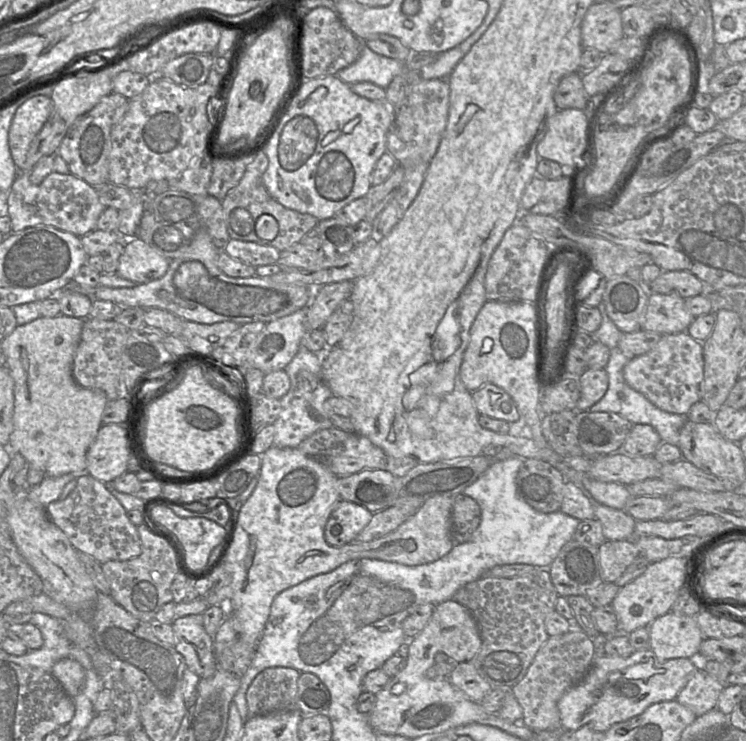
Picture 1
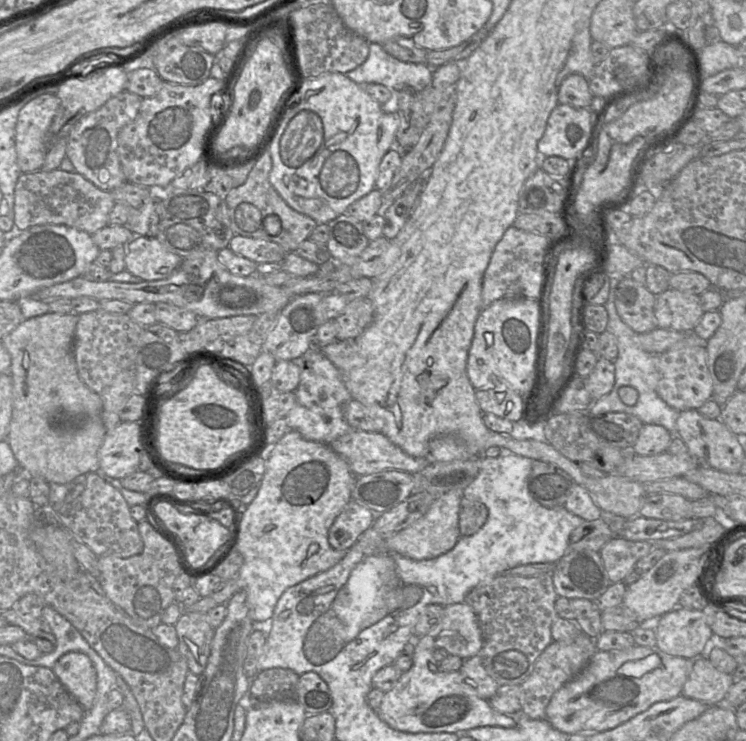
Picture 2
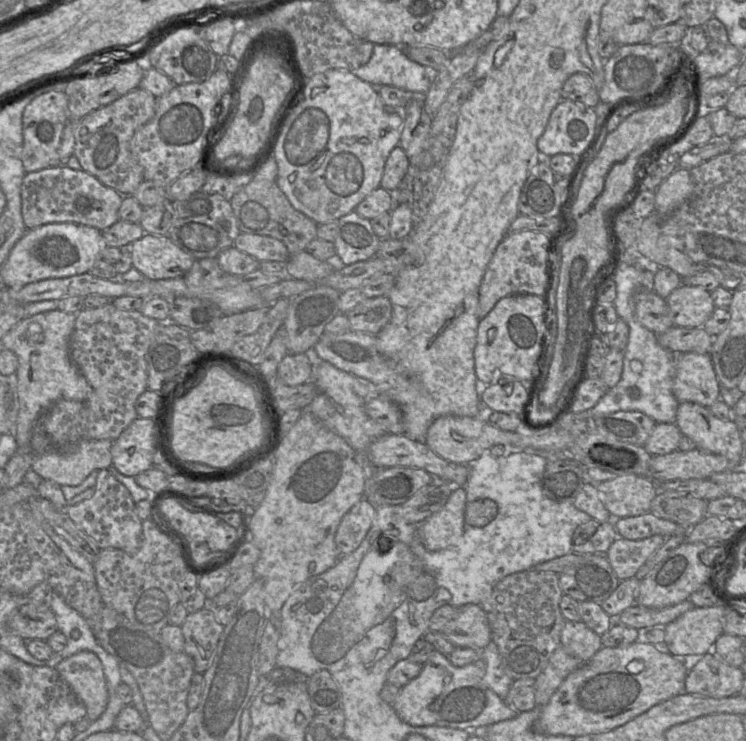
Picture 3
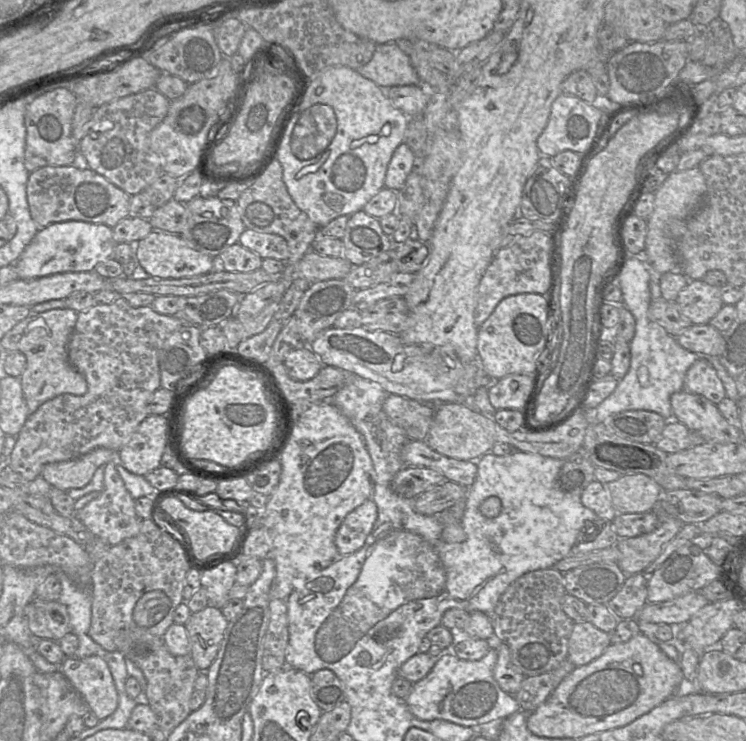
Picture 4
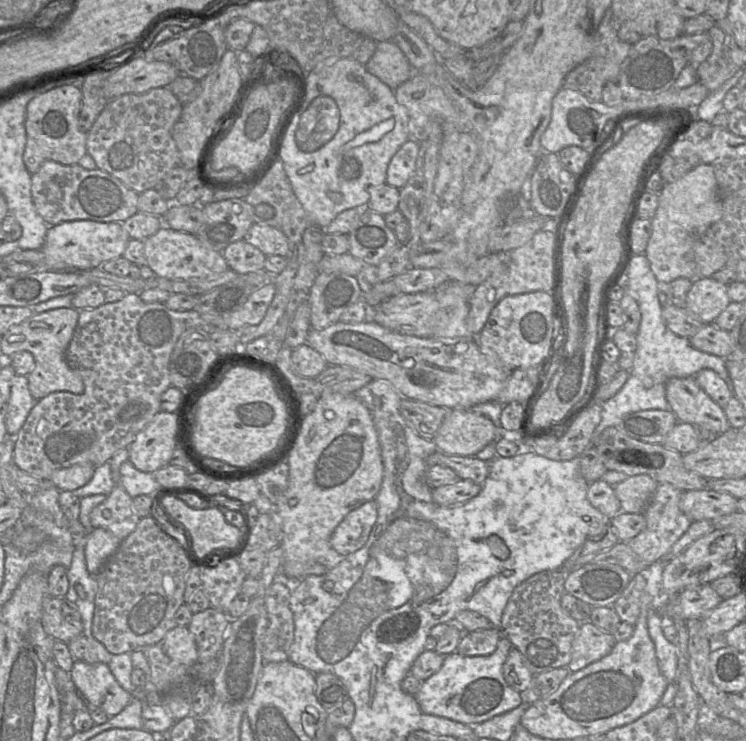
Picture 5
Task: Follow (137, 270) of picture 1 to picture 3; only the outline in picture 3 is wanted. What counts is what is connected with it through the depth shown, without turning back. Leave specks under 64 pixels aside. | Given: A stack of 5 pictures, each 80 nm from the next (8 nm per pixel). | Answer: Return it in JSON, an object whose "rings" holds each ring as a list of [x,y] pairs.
{"rings":[[[149,233],[131,243],[130,253],[133,267],[150,280],[182,276],[196,261],[167,236]]]}

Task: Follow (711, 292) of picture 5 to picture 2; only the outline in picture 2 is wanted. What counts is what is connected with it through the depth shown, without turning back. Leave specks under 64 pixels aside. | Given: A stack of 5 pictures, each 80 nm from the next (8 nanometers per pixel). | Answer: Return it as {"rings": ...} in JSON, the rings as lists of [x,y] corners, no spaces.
{"rings":[[[672,288],[656,295],[657,328],[692,333],[704,313],[699,295]]]}

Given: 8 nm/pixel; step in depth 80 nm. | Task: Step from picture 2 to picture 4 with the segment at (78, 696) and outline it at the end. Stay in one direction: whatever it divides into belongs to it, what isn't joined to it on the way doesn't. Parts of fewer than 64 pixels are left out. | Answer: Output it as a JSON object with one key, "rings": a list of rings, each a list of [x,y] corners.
{"rings":[[[96,655],[82,659],[66,657],[60,671],[81,694],[99,721],[116,710],[118,693],[110,669],[103,659]]]}

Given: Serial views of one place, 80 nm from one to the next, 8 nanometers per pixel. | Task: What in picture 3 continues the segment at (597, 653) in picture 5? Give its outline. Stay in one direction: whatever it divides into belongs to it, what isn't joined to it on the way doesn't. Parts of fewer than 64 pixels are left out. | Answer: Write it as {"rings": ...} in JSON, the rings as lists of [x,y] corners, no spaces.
{"rings":[[[566,620],[561,632],[561,646],[570,654],[587,663],[603,646],[601,635],[596,634],[582,621]]]}

